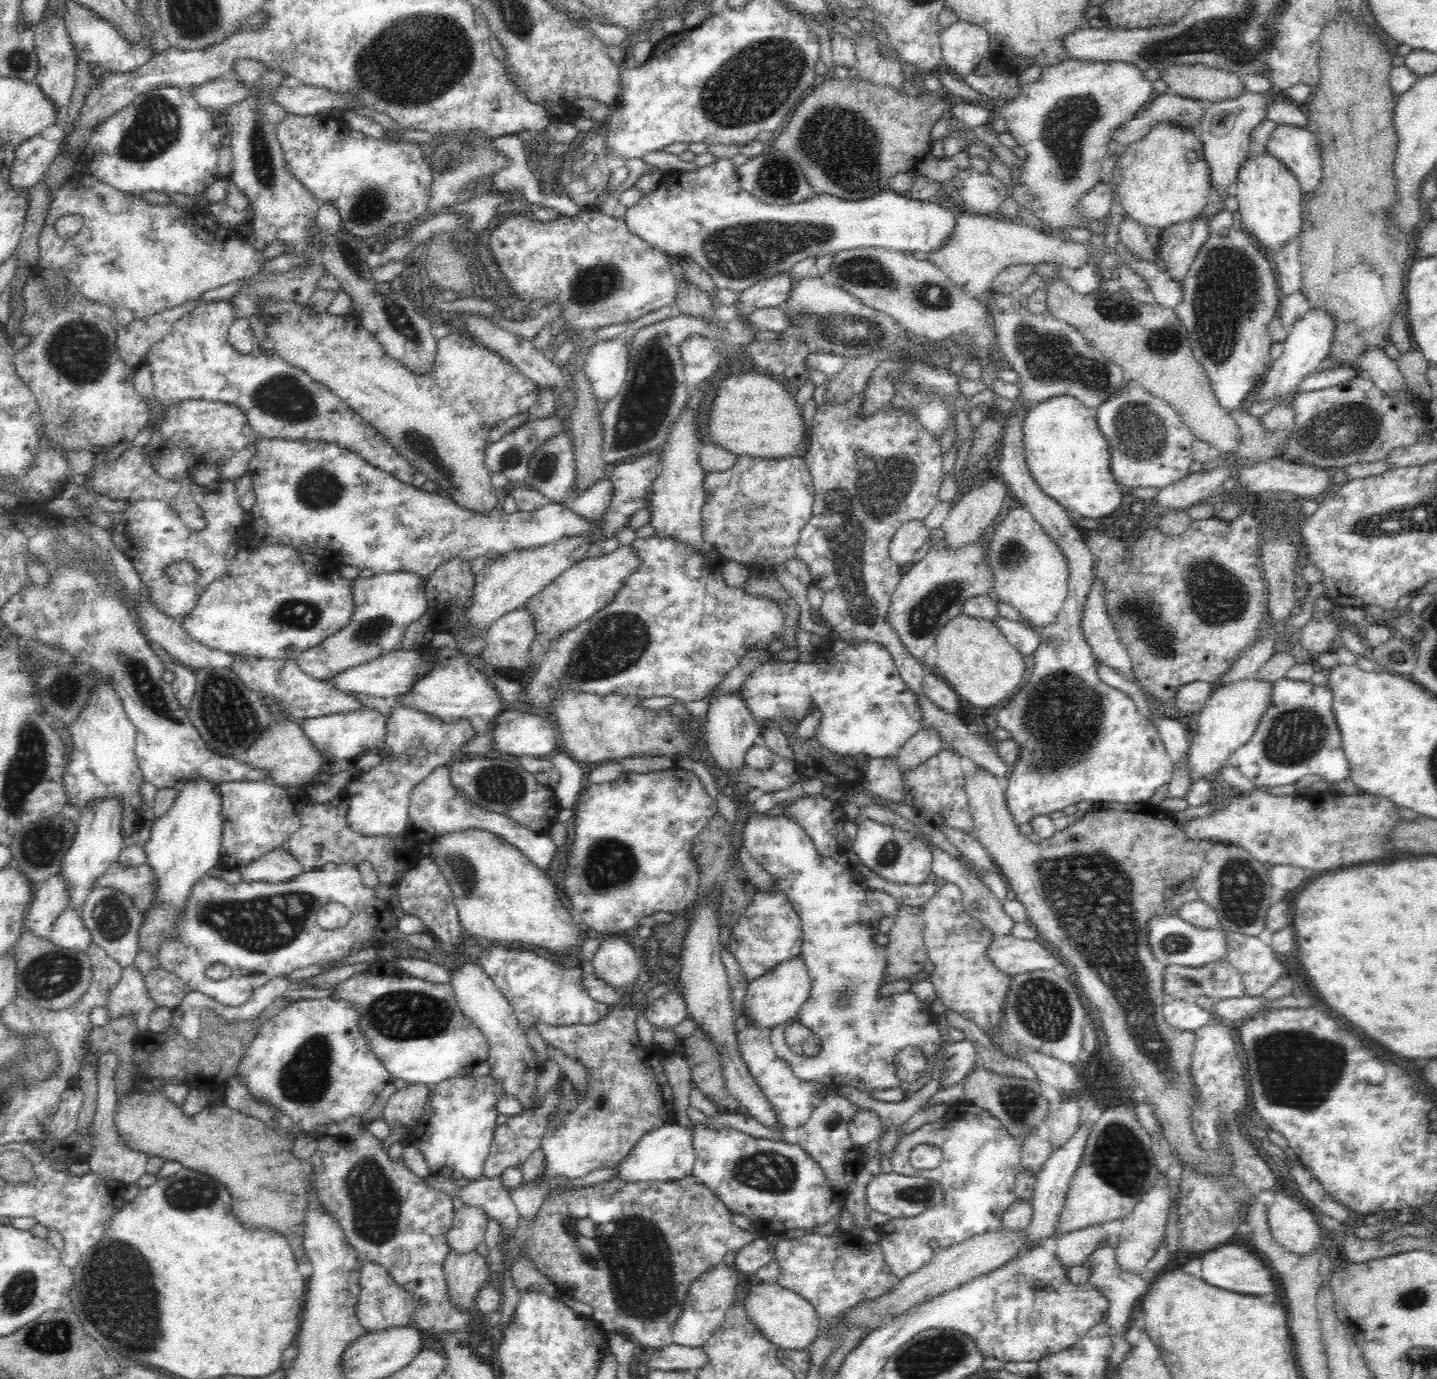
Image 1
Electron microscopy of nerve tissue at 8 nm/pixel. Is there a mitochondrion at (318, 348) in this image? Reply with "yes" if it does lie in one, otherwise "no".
no

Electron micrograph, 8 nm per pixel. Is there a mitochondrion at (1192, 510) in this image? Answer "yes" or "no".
no

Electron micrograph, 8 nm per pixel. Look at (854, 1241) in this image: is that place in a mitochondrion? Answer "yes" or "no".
no

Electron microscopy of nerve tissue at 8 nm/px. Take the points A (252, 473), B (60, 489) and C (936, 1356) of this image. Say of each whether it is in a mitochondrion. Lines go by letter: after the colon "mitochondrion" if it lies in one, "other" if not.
A: other
B: other
C: mitochondrion

